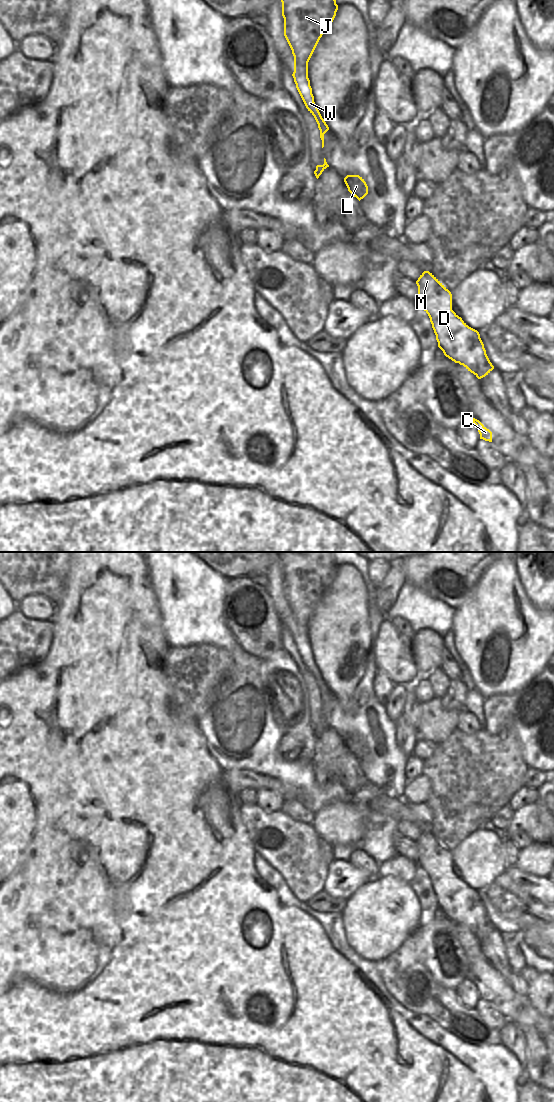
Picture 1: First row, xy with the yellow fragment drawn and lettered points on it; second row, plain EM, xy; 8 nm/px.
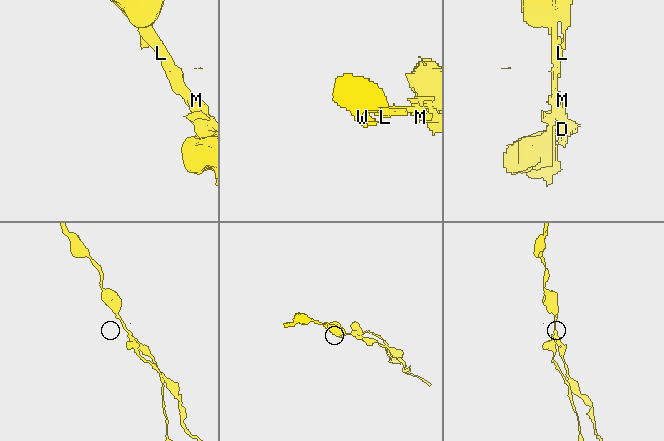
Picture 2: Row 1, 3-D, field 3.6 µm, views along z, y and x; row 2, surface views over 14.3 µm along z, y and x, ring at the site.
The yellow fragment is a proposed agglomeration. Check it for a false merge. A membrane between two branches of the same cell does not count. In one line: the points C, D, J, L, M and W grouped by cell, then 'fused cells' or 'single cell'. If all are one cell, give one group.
C J L M W / D | fused cells

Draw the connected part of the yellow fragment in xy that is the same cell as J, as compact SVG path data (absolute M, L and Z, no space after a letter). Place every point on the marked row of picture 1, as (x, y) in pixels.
M281 0L284 36L294 56L292 74L296 88L320 130L322 148L324 134L329 130L312 94L308 78L308 62L324 32L332 24L338 5L336 0Z

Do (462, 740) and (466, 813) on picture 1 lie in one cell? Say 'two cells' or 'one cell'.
one cell

